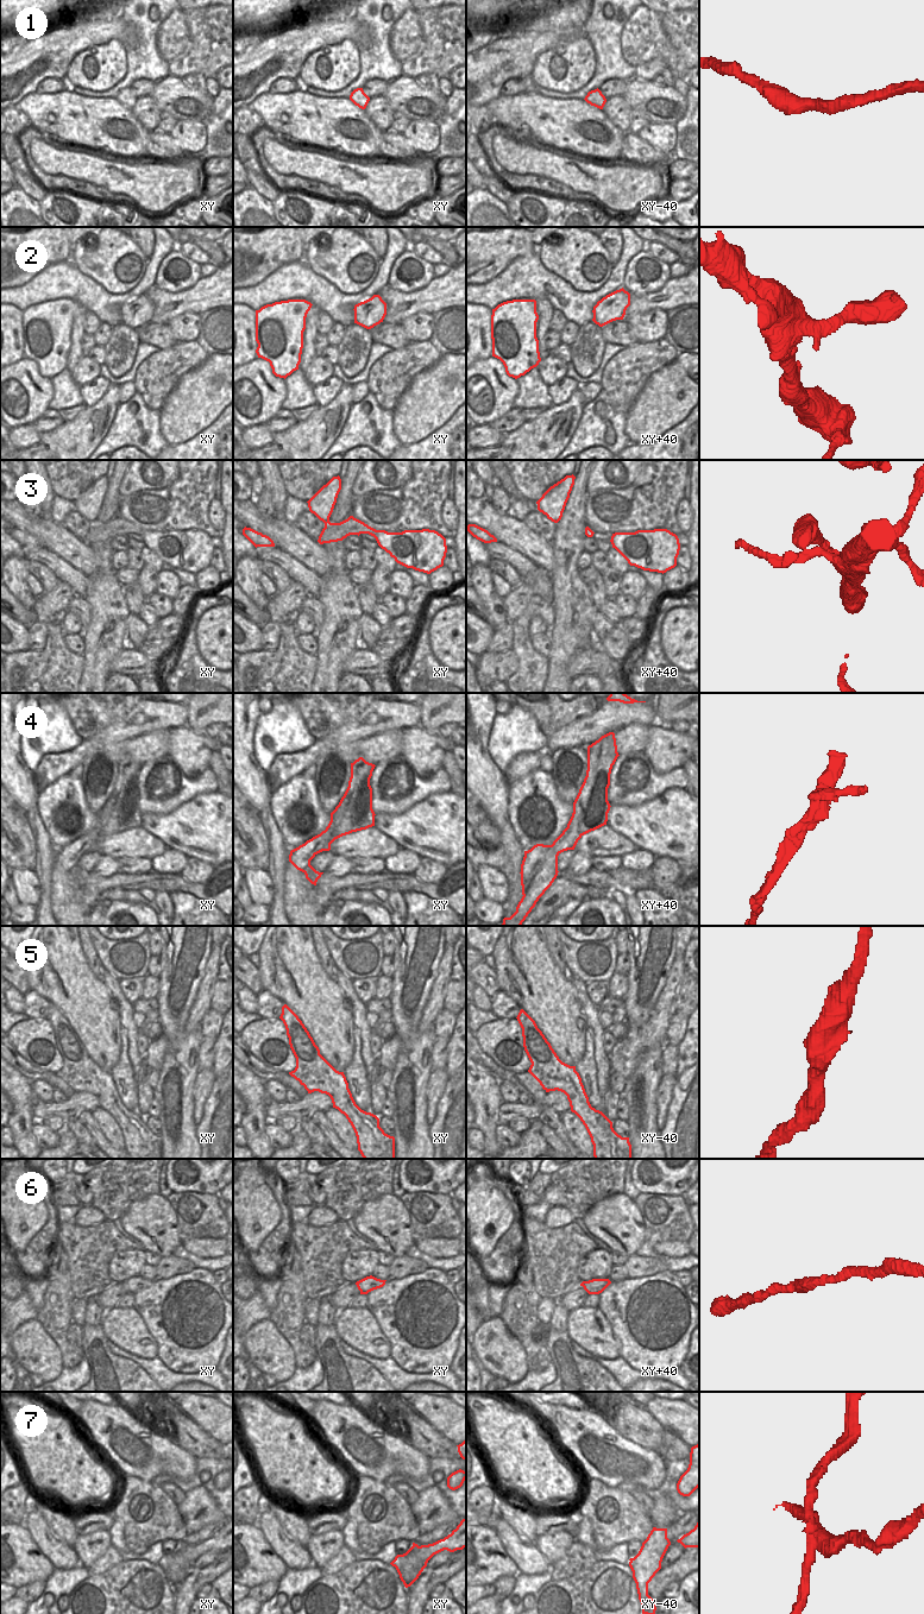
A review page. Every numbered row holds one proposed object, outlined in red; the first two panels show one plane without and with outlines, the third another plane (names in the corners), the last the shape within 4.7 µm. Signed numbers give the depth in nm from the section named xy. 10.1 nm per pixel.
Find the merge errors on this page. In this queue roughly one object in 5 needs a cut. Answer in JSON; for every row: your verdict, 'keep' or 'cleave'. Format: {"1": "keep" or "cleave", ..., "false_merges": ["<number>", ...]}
{"1": "keep", "2": "keep", "3": "keep", "4": "cleave", "5": "keep", "6": "keep", "7": "cleave", "false_merges": ["4", "7"]}

